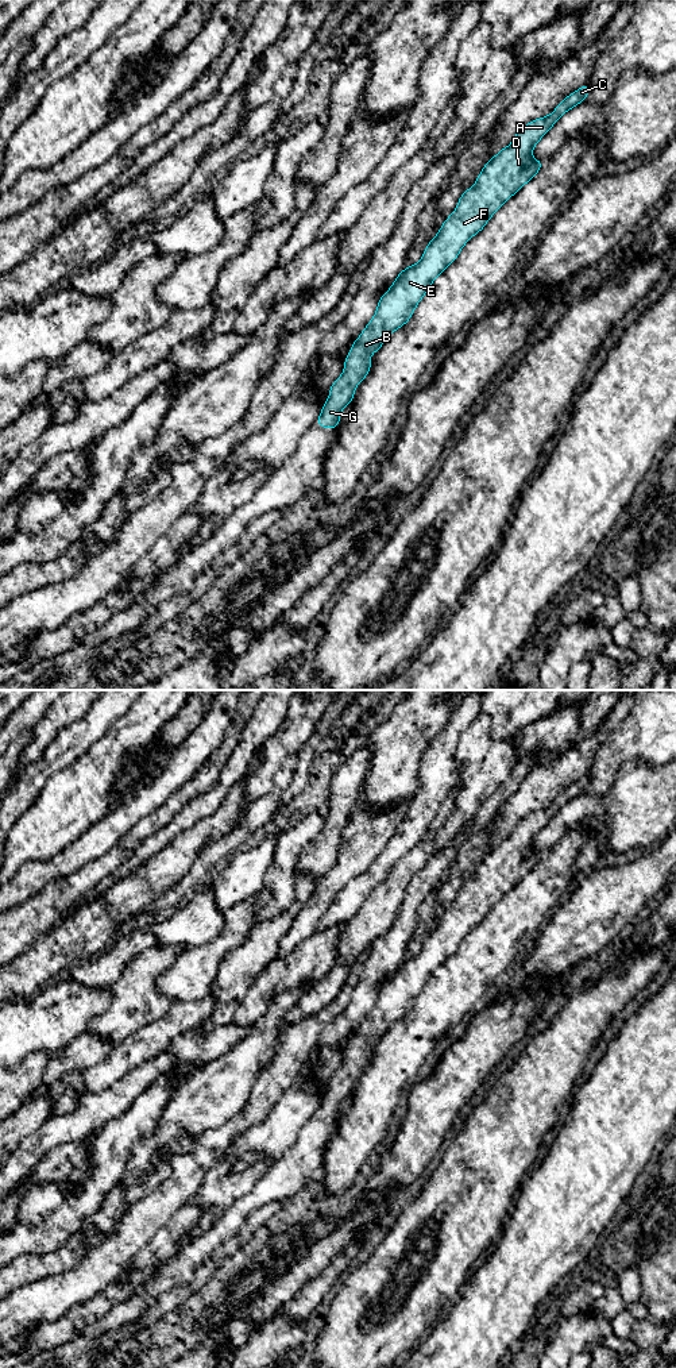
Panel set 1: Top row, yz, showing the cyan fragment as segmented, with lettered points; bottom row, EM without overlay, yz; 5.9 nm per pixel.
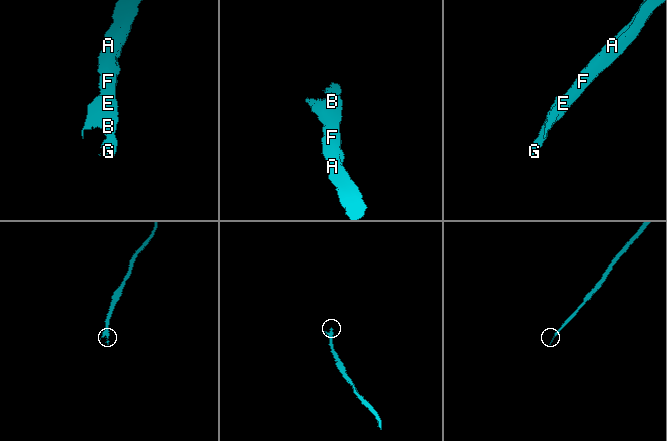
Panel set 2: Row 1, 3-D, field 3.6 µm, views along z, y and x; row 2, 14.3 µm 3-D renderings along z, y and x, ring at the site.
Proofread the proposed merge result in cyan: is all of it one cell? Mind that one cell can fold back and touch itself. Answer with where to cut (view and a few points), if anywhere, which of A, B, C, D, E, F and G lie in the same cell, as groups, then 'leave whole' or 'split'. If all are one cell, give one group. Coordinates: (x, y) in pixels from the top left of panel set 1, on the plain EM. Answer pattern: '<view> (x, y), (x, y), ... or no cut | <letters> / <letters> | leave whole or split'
no cut | A B C D E F G | leave whole

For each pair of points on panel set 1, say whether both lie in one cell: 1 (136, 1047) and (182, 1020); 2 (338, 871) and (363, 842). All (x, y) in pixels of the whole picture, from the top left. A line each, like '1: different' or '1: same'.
1: same
2: same

